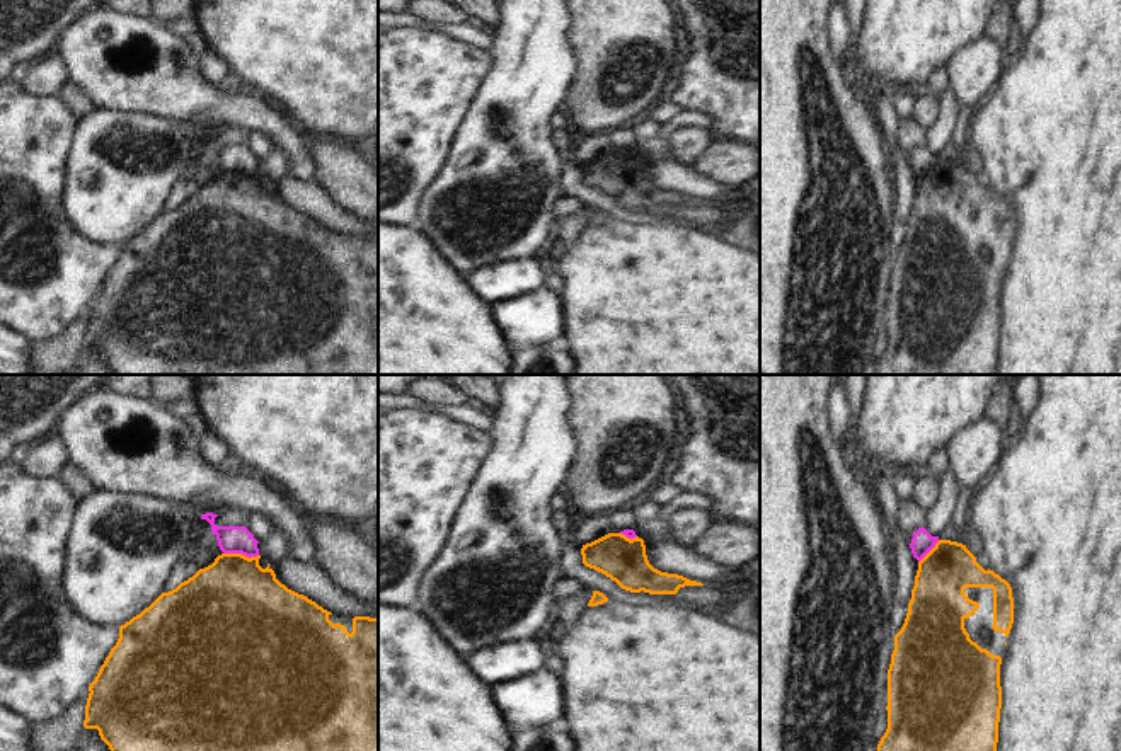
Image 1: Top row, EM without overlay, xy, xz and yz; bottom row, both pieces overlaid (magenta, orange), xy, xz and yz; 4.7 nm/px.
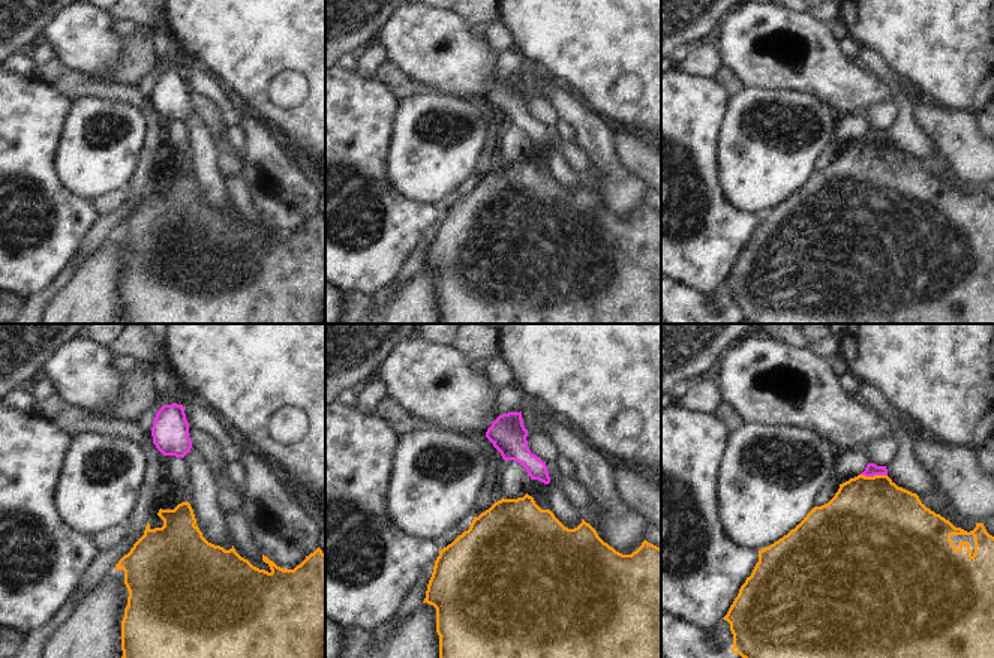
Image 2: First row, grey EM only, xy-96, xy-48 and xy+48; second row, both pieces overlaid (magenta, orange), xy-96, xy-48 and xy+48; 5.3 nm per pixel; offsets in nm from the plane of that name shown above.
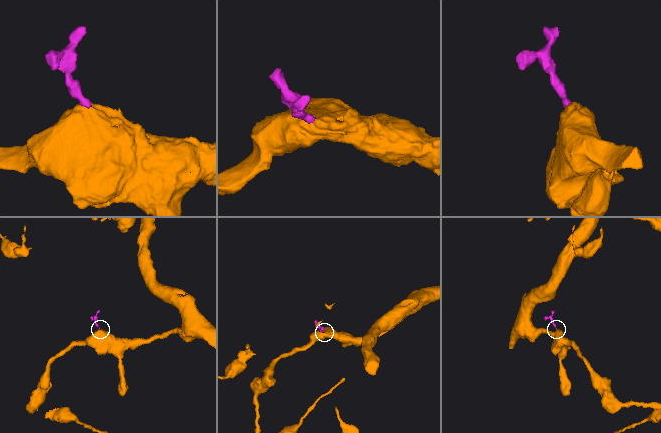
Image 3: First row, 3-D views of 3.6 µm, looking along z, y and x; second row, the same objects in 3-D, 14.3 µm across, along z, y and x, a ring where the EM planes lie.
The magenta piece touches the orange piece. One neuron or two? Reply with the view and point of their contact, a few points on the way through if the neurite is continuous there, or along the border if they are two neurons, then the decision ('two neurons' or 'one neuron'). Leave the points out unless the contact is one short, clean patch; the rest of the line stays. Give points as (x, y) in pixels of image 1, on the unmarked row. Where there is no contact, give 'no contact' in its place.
contact xy (241, 171); border xy (224, 171), (258, 174); two neurons

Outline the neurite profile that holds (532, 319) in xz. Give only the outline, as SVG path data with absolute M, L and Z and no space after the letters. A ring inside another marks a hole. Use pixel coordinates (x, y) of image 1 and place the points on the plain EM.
M543 286L520 298L494 303L491 312L511 349L516 344L549 344L562 335L559 296Z

